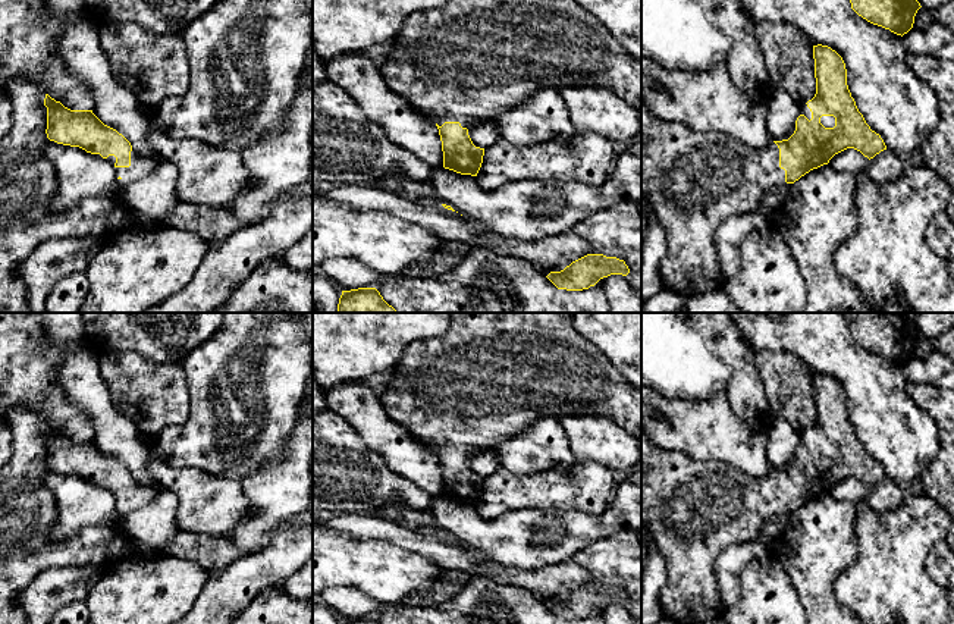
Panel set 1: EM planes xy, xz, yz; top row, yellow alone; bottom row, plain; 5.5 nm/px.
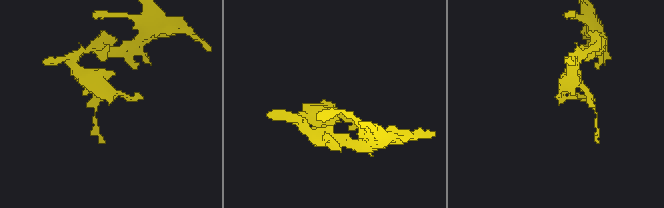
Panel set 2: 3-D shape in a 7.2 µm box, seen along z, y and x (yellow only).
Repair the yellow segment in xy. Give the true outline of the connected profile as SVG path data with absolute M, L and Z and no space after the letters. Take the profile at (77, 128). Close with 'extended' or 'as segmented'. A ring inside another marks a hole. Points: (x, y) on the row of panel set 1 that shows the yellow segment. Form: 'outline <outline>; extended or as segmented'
outline M45 94L47 138L57 144L79 147L114 164L122 188L148 176L157 163L139 156L116 129L104 125L92 110L70 110Z; extended

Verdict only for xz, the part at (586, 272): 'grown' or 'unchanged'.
unchanged

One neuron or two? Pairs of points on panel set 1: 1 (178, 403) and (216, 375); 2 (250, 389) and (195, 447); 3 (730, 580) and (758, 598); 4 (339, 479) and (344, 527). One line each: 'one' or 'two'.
1: two
2: one
3: two
4: two

